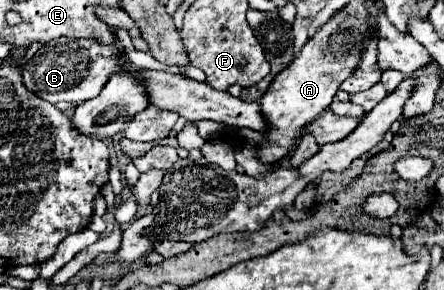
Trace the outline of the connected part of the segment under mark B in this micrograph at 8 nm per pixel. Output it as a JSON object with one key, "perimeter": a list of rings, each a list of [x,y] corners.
{"perimeter":[[[97,37],[53,39],[47,45],[41,45],[41,49],[33,55],[33,59],[23,67],[23,81],[33,93],[37,93],[37,97],[49,103],[69,101],[79,105],[101,93],[111,75],[115,75],[121,69],[125,55],[127,49],[119,41],[113,45],[103,45]]]}

